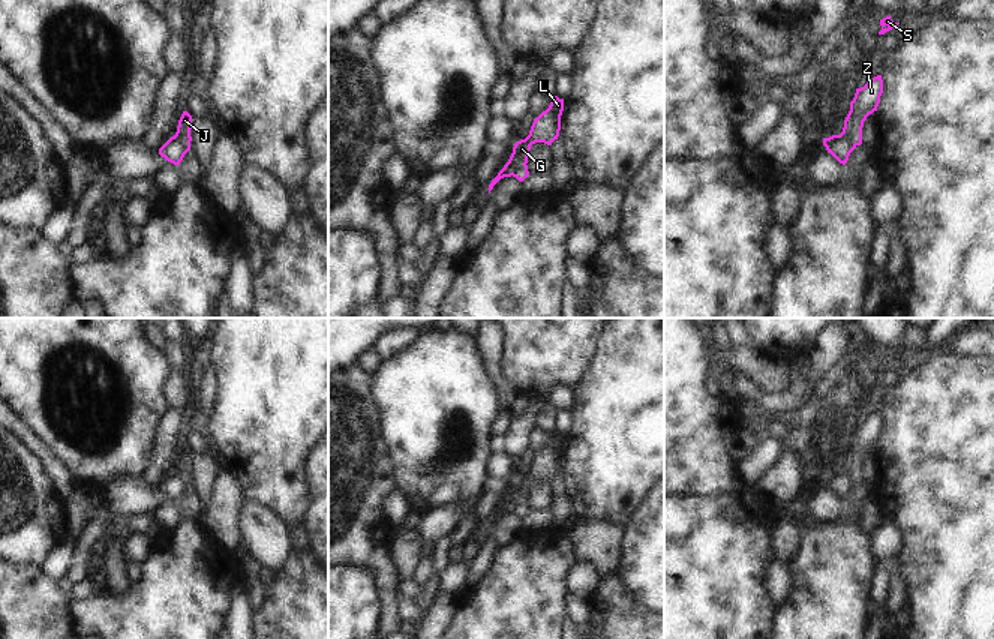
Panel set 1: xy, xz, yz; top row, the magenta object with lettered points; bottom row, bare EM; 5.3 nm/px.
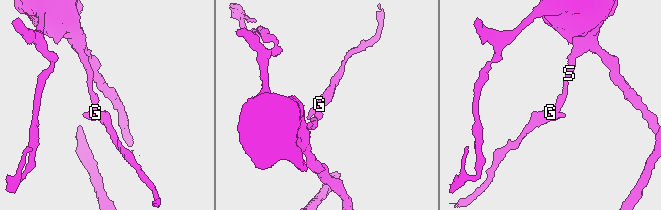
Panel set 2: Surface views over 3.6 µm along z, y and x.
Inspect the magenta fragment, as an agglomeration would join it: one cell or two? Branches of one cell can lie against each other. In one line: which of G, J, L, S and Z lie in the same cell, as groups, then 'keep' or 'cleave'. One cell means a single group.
G L / J S Z; cleave

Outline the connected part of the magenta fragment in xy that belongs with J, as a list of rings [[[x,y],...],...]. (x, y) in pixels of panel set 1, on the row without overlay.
[[[183,447],[183,450],[178,456],[175,471],[183,477],[190,478],[192,477],[190,465],[192,465],[192,452],[187,447]]]

